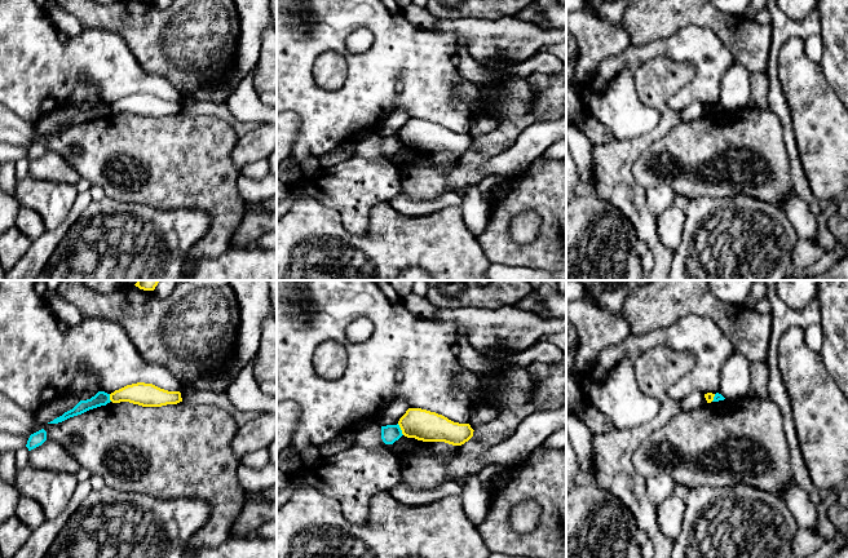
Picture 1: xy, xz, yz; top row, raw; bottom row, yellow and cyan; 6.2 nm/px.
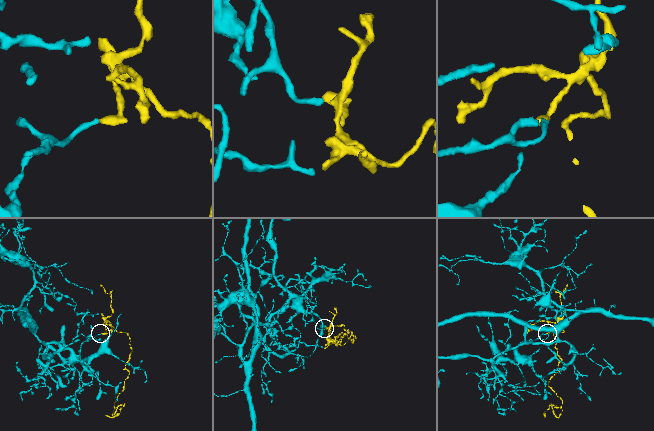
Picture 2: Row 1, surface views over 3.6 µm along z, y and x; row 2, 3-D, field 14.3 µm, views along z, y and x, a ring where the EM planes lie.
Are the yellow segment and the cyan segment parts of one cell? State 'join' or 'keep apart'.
keep apart

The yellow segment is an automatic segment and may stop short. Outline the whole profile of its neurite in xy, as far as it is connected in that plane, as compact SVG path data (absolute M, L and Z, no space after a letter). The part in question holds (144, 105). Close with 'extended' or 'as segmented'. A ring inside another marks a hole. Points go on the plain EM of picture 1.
M137 93L110 105L112 114L129 112L142 118L162 118L182 112L180 102L168 102L153 94Z; as segmented

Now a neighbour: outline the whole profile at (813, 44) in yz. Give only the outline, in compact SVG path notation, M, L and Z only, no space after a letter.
M811 35L804 40L807 56L814 61L821 62L823 54L823 41L821 35Z

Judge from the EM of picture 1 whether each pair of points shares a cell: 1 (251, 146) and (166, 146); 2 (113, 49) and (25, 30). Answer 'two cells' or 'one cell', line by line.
1: two cells
2: one cell

